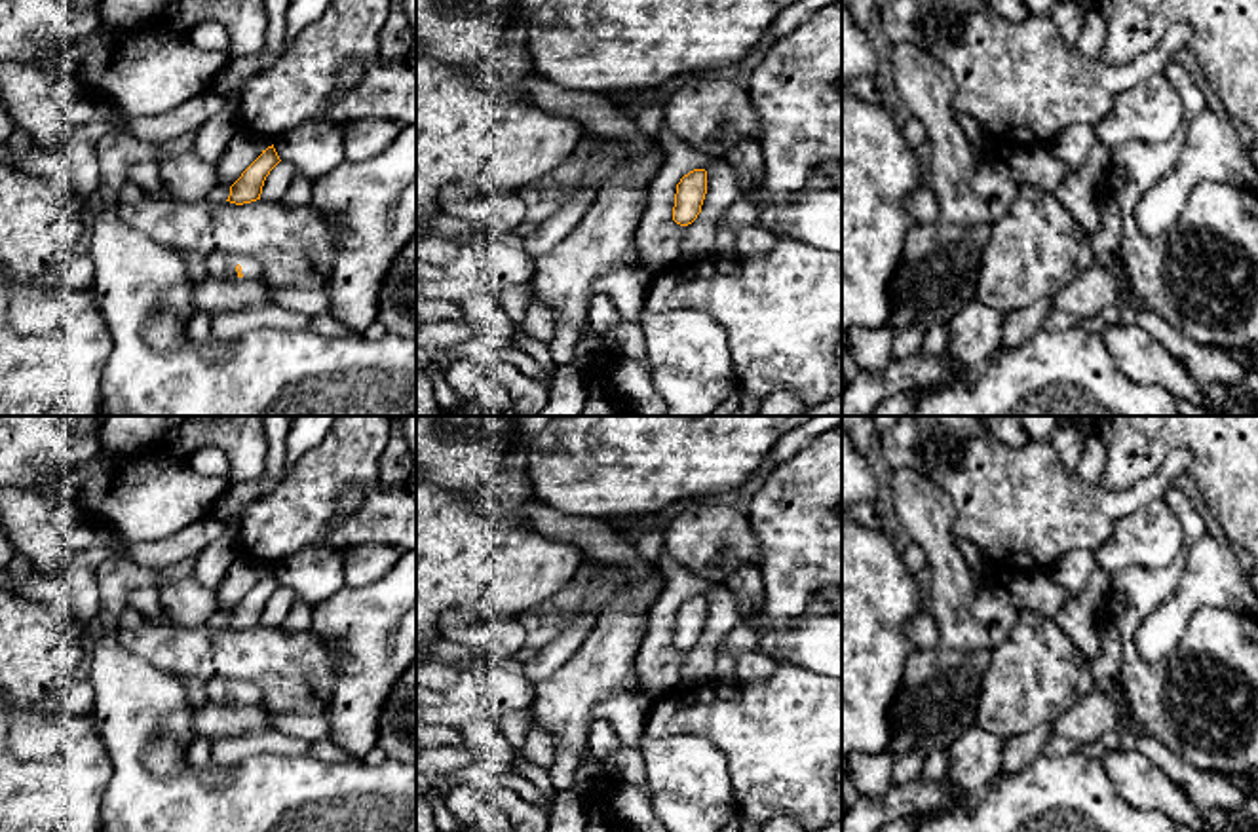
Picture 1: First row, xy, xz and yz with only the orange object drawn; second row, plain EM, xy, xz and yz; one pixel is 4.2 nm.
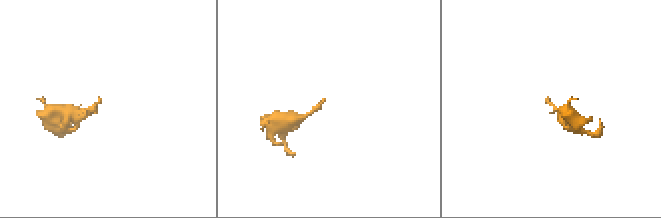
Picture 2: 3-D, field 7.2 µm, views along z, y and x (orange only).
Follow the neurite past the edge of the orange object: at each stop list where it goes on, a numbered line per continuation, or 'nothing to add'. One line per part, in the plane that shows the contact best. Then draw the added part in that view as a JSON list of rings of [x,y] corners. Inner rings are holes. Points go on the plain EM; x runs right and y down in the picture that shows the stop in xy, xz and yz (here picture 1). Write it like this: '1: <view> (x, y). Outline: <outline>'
1: xy (219, 690). Outline: [[[213,678],[207,682],[207,697],[217,705],[238,703],[236,691],[241,691],[243,705],[262,705],[260,690],[249,680]]]

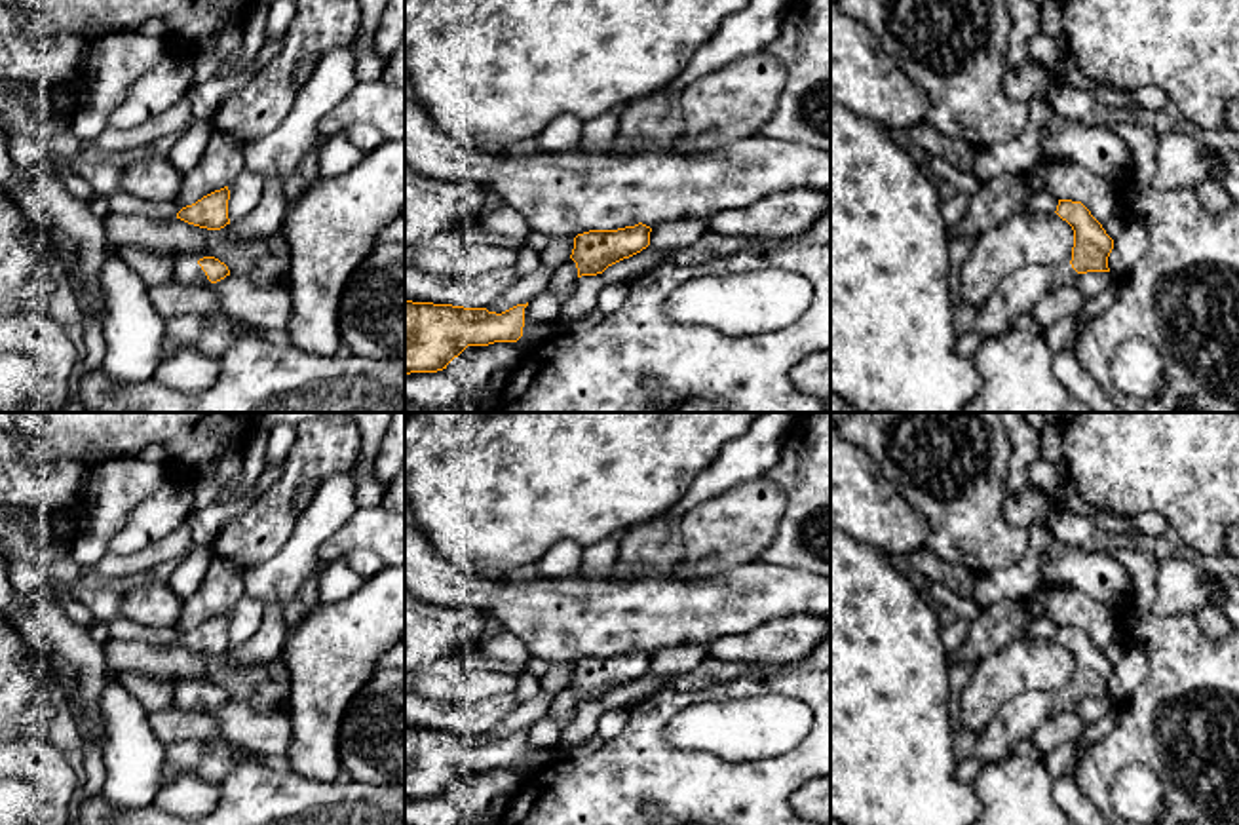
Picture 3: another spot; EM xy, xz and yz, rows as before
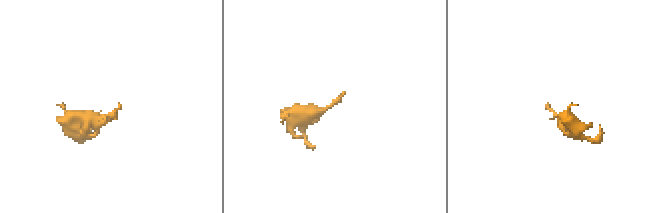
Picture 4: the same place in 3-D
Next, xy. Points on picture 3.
1: xy (187, 694). Outline: [[[184,679],[175,684],[175,705],[186,711],[203,711],[209,713],[211,707],[207,705],[205,698],[198,690],[200,684],[209,681],[192,681]]]

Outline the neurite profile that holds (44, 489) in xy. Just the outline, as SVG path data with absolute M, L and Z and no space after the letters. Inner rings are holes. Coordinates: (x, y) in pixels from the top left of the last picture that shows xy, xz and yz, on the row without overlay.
M0 432L0 506L51 519L86 504L89 483L89 470L74 460L27 464L19 437Z

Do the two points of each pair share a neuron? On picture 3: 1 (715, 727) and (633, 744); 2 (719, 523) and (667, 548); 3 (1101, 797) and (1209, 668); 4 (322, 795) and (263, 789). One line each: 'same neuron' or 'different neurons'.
1: different neurons
2: different neurons
3: same neuron
4: same neuron

